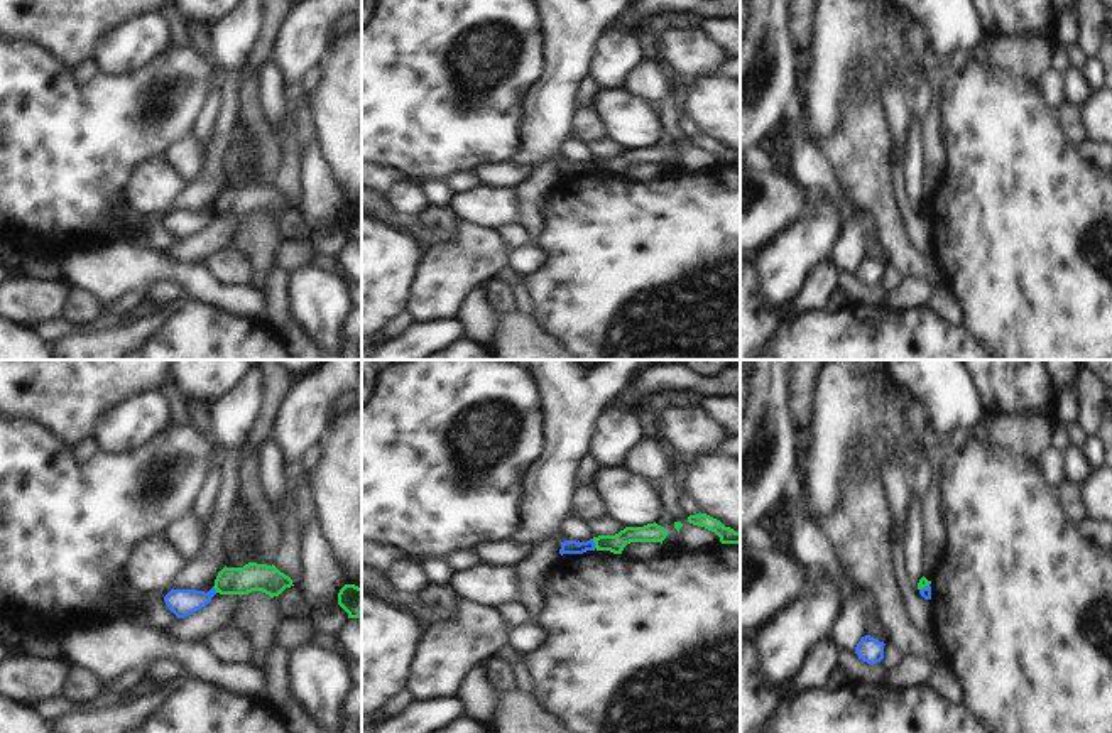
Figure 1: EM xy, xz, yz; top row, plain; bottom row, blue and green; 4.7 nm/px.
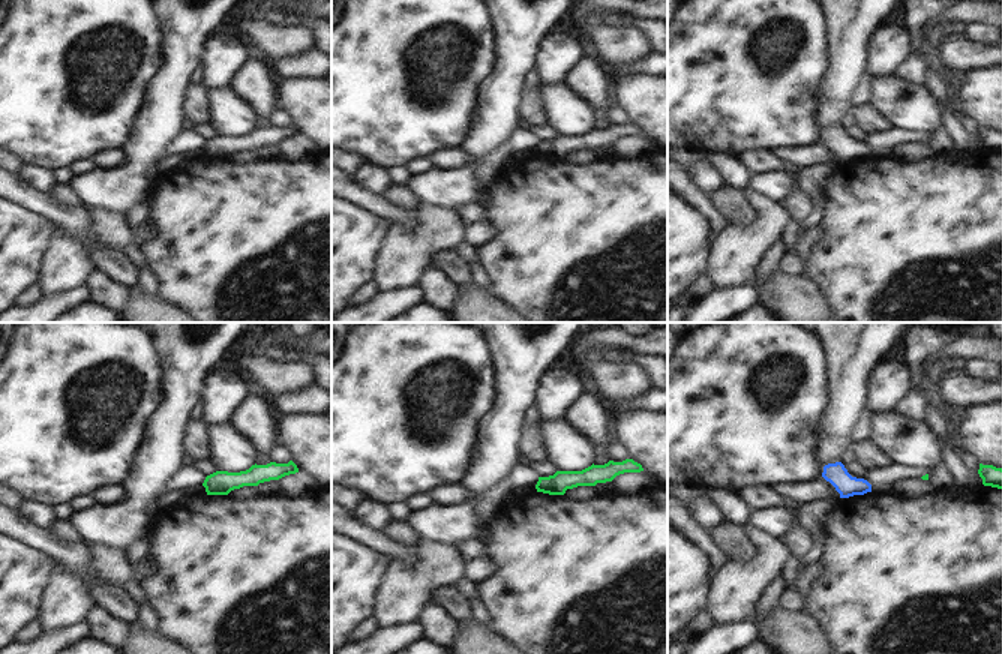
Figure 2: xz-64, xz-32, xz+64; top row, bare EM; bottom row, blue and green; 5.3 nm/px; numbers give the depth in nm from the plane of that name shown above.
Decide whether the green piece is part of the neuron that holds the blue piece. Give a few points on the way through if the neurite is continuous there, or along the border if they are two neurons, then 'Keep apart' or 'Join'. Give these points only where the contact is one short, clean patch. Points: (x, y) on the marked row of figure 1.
Boundary: xz (592, 539), (597, 548). Keep apart.

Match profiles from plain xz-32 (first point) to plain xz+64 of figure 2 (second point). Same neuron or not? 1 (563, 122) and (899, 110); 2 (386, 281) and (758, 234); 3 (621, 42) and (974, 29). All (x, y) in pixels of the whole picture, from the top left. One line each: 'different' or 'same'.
1: same
2: same
3: different

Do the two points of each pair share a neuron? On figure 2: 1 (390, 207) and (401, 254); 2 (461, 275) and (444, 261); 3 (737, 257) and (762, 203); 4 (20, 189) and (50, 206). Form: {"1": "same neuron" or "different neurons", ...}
{"1": "different neurons", "2": "same neuron", "3": "same neuron", "4": "same neuron"}

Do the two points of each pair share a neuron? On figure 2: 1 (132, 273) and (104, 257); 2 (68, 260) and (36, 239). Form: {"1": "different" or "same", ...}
{"1": "same", "2": "different"}

